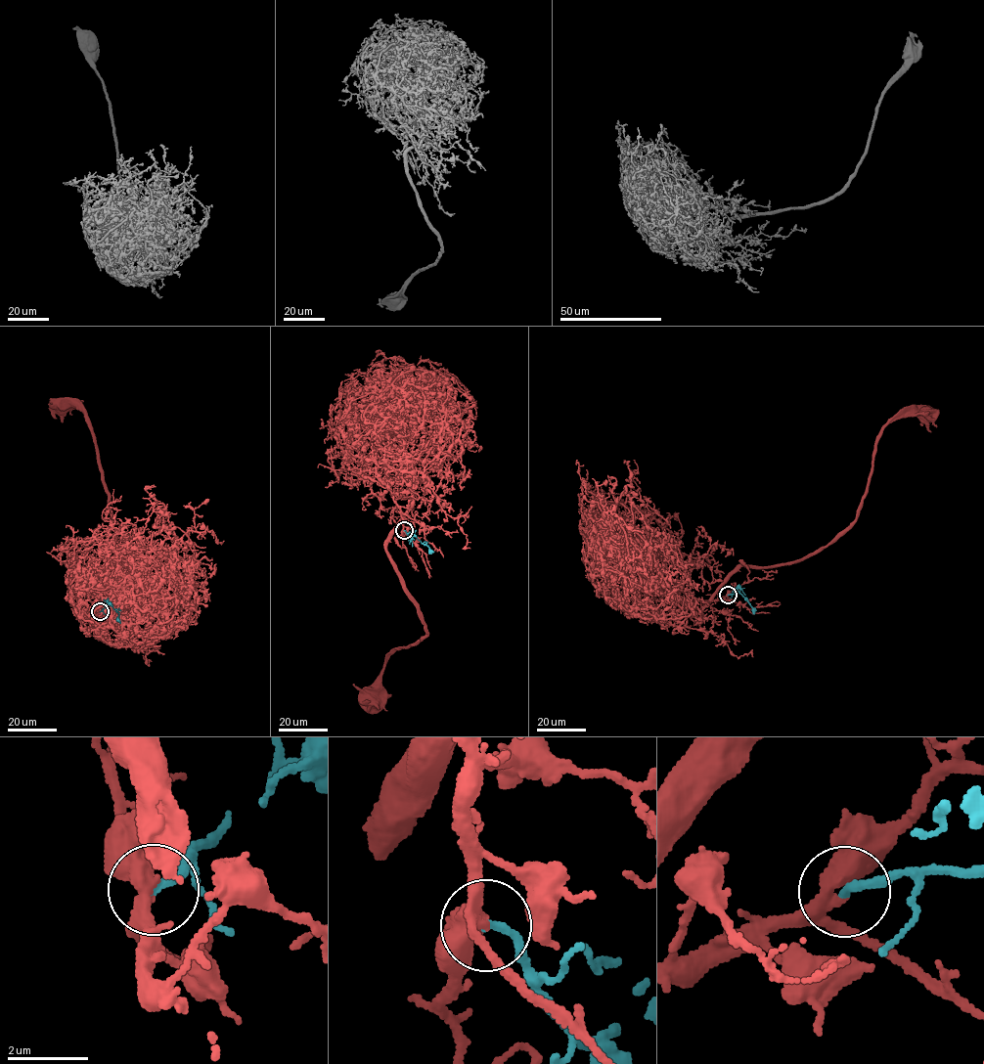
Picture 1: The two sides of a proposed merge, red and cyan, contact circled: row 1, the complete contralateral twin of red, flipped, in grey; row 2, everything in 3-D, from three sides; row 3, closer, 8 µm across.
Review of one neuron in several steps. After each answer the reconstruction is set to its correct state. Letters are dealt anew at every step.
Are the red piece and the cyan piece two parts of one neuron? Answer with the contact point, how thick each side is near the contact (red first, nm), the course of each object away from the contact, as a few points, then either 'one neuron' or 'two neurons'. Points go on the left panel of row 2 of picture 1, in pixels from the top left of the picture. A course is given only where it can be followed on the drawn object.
at (100, 611); 280 nm thick on the red side, 190 nm on the other; red runs (100, 611), (99, 636), (122, 618), (112, 627), (83, 581), (106, 544), (108, 492), (90, 421), (61, 405); cyan runs (100, 611), (110, 604), (117, 613), (120, 623); one neuron

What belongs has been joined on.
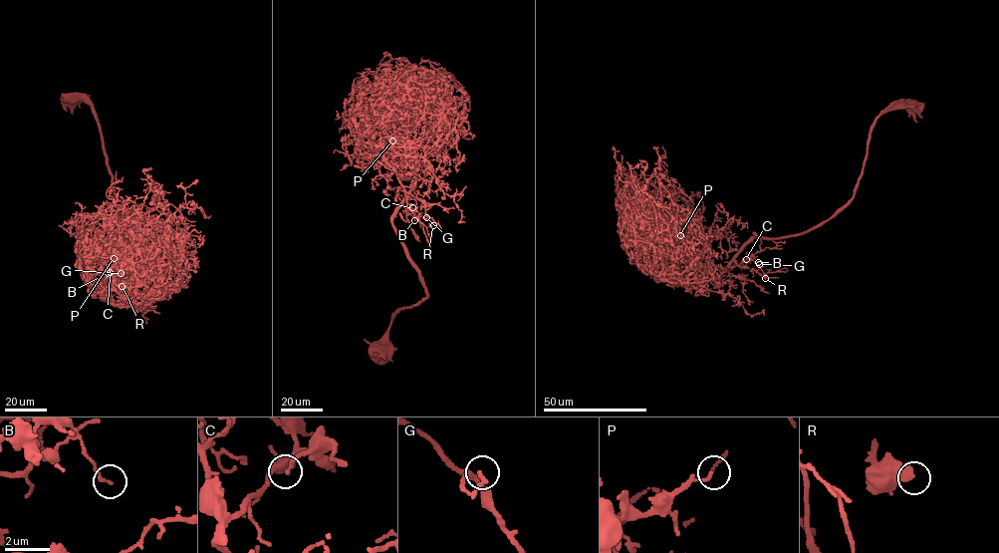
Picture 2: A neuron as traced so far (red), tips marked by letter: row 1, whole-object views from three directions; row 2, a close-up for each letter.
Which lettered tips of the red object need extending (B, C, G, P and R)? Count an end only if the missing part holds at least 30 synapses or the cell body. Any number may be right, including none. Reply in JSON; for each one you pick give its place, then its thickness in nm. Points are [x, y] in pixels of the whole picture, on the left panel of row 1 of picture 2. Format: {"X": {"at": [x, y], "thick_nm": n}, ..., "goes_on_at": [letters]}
{"P": {"at": [114, 258], "thick_nm": 120}, "goes_on_at": ["P"]}

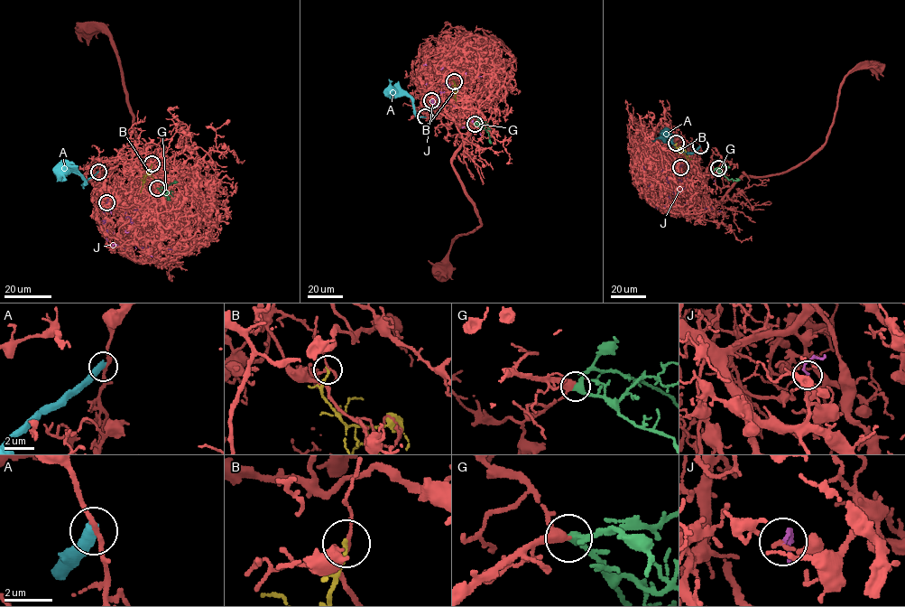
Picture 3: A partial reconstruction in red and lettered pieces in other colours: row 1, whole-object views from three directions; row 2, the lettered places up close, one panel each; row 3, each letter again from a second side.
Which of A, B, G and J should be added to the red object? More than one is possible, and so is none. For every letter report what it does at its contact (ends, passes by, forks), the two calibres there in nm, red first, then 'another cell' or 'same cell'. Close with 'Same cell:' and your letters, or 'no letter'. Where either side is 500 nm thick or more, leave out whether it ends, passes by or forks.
A: it ends; calibres 200 and 480 nm; another cell
B: it ends; calibres 140 and 170 nm; another cell
G: it forks; calibres 360 and 260 nm; same cell
J: it ends; calibres 170 and 140 nm; another cell
Same cell: G

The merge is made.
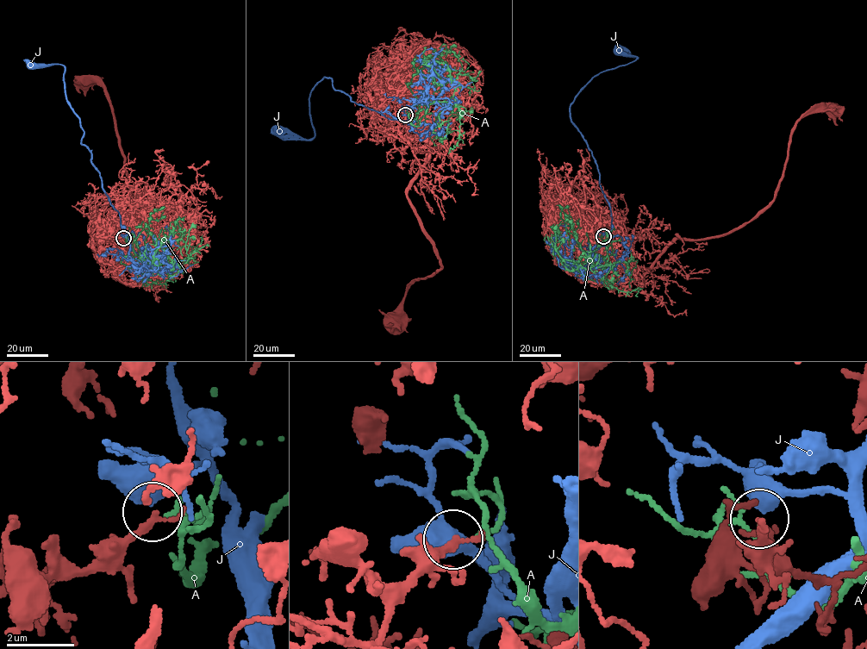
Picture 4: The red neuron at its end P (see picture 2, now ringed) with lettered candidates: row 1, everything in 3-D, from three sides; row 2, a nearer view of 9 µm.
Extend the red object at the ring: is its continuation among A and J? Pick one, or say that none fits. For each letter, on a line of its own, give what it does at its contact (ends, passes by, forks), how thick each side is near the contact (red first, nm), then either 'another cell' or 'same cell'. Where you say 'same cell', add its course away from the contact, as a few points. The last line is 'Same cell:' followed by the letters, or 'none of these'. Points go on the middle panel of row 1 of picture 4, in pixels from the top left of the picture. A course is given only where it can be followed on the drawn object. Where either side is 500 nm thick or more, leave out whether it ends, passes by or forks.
A: it ends; calibres 170 and 130 nm; another cell
J: it passes by; calibres 240 and 440 nm; another cell
Same cell: none of these

